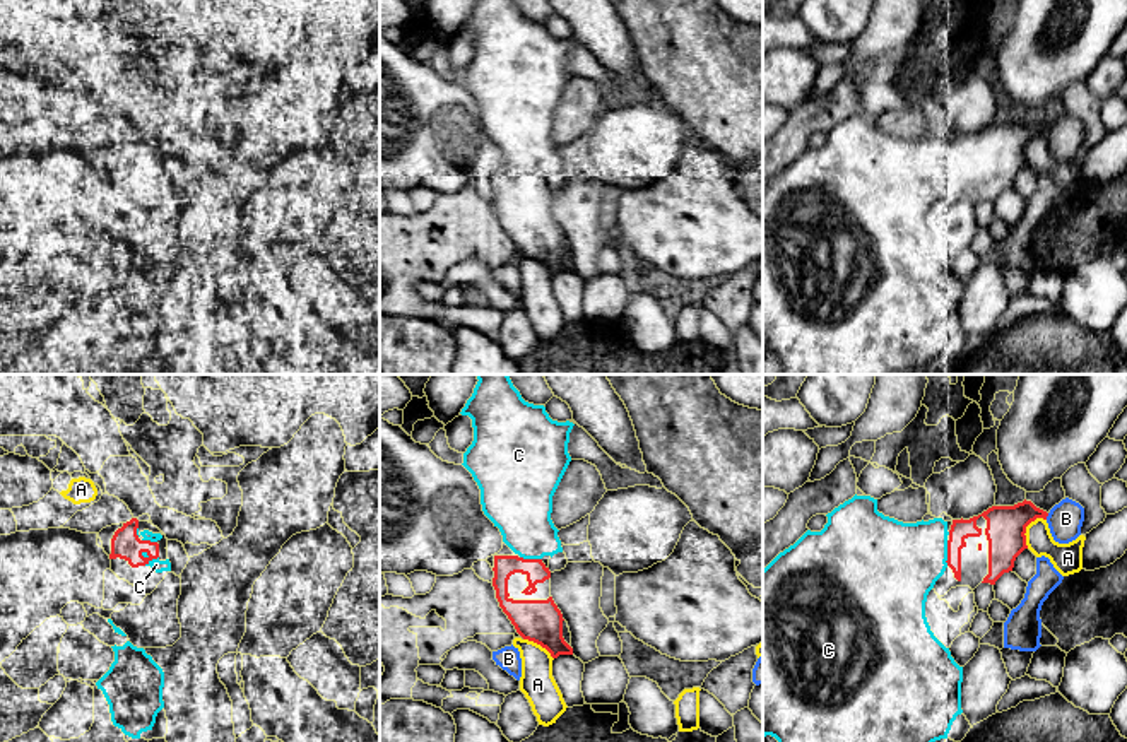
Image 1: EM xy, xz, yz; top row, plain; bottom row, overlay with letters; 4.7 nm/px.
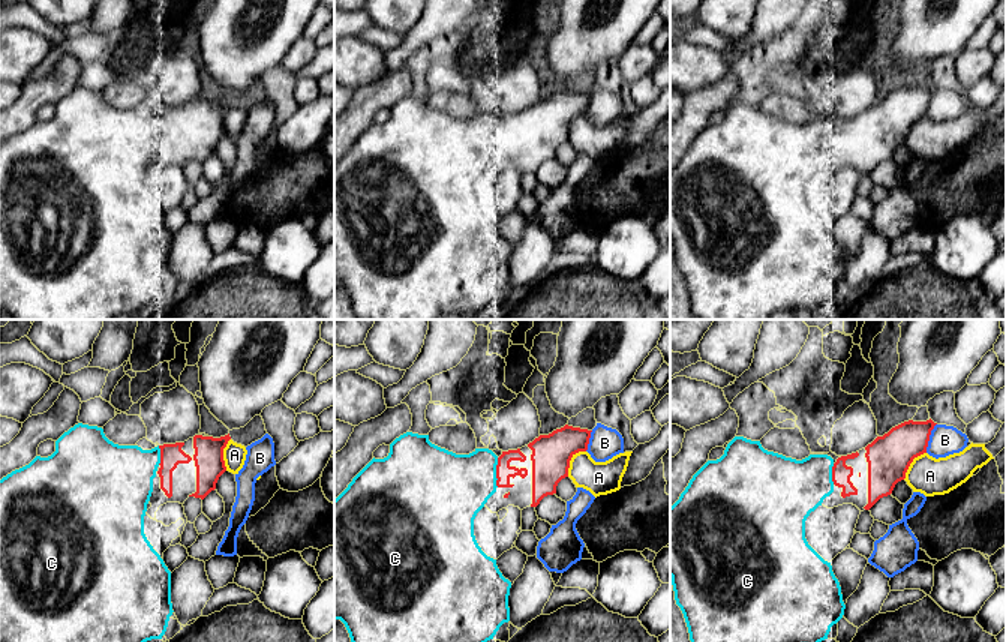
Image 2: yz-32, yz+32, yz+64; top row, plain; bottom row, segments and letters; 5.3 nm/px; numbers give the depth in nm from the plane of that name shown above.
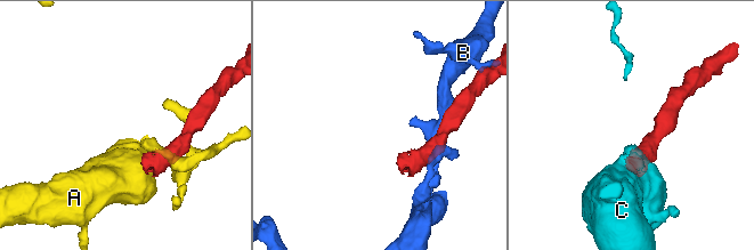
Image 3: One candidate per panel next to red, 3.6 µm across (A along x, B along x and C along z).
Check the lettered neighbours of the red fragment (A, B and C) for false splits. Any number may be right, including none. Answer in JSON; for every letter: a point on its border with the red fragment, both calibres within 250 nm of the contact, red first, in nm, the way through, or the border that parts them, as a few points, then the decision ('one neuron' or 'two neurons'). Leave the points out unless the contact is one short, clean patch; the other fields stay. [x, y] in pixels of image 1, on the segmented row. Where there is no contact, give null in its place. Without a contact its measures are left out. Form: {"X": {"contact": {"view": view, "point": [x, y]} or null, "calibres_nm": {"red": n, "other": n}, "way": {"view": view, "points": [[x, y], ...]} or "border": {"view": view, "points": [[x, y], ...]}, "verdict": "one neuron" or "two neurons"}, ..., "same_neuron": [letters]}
{"A": {"contact": {"view": "yz", "point": [1025, 529]}, "calibres_nm": {"red": 190, "other": 140}, "verdict": "two neurons"}, "B": {"contact": {"view": "yz", "point": [1047, 515]}, "calibres_nm": {"red": 190, "other": 160}, "verdict": "two neurons"}, "C": {"contact": {"view": "xy", "point": [149, 559]}, "calibres_nm": {"red": 140, "other": 60}, "verdict": "one neuron"}, "same_neuron": ["C"]}

